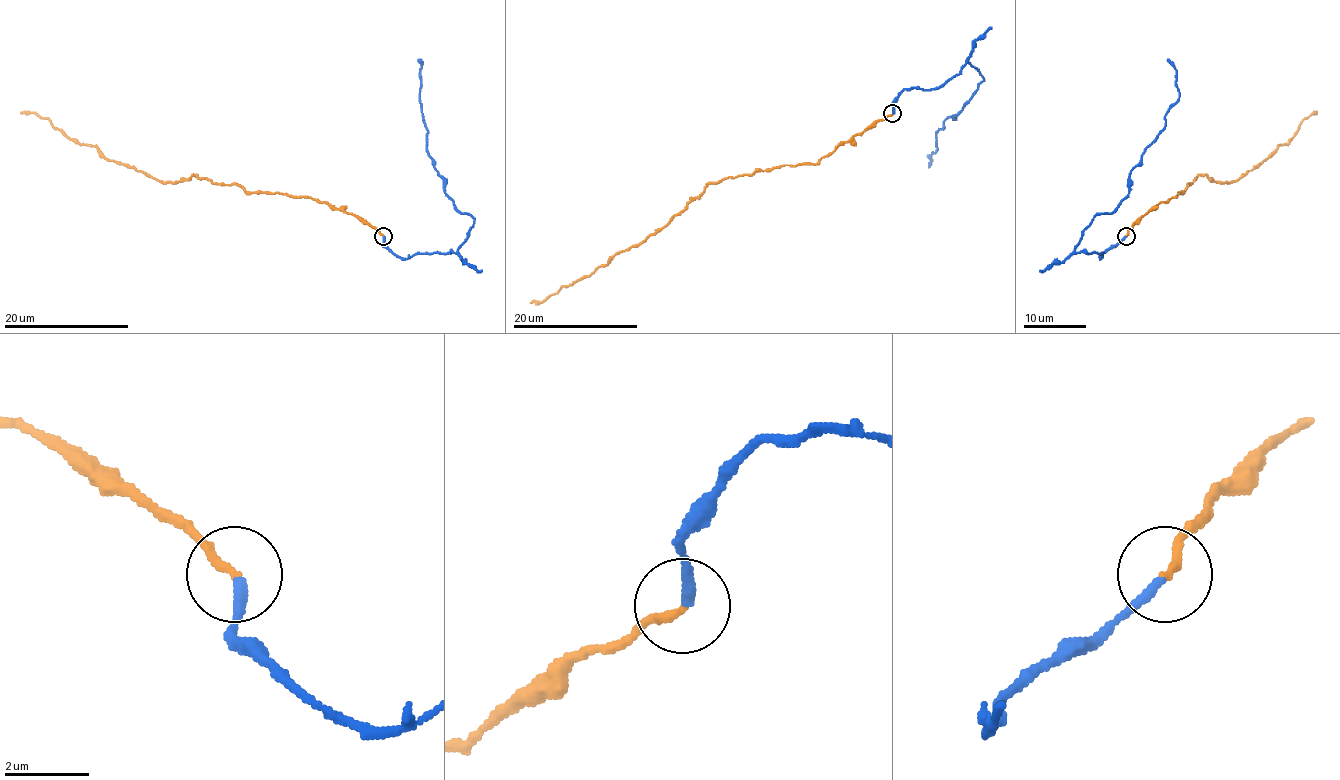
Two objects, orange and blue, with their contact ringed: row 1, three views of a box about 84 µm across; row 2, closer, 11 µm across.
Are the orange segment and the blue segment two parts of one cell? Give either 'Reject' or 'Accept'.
Accept

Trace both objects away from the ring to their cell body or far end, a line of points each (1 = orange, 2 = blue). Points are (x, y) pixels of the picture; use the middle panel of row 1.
1: (892, 113), (816, 163), (783, 164), (710, 183), (638, 244), (542, 301), (529, 303)
2: (892, 113), (904, 90), (939, 88), (965, 65), (984, 79), (936, 133), (929, 166), (926, 155)

